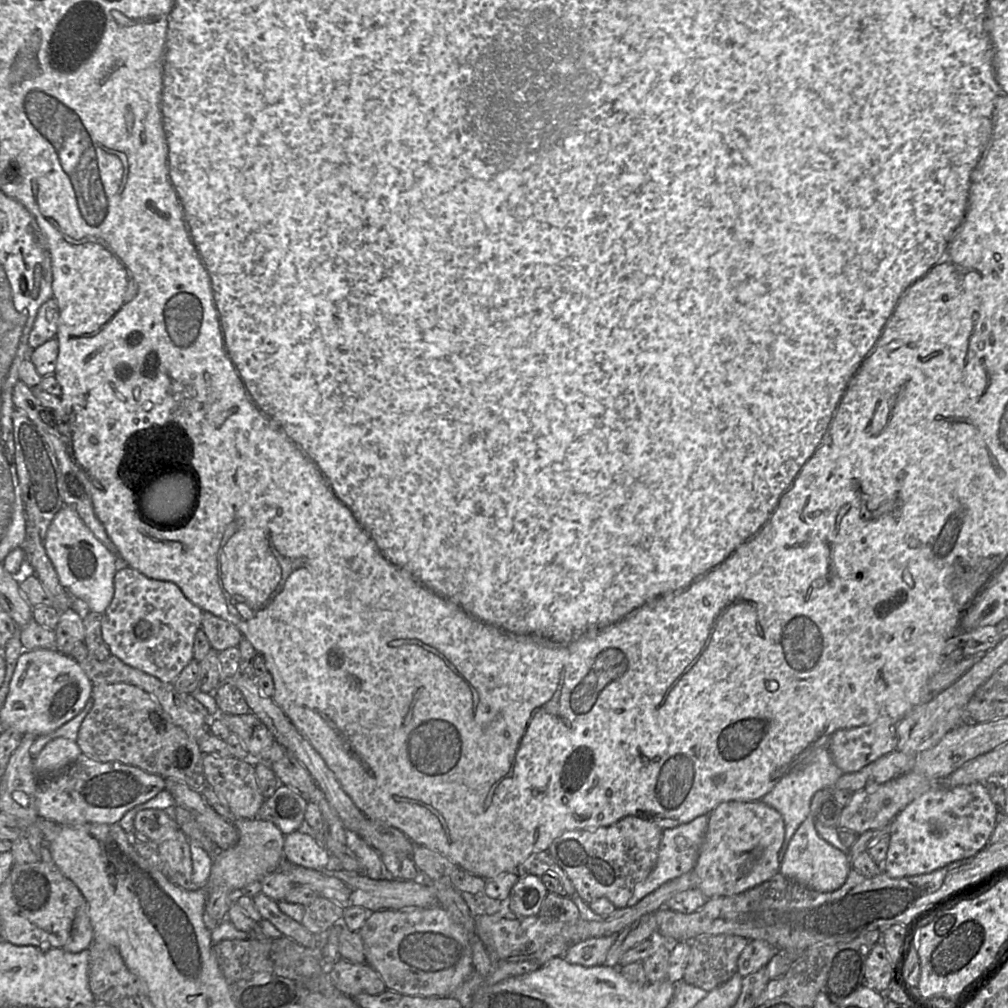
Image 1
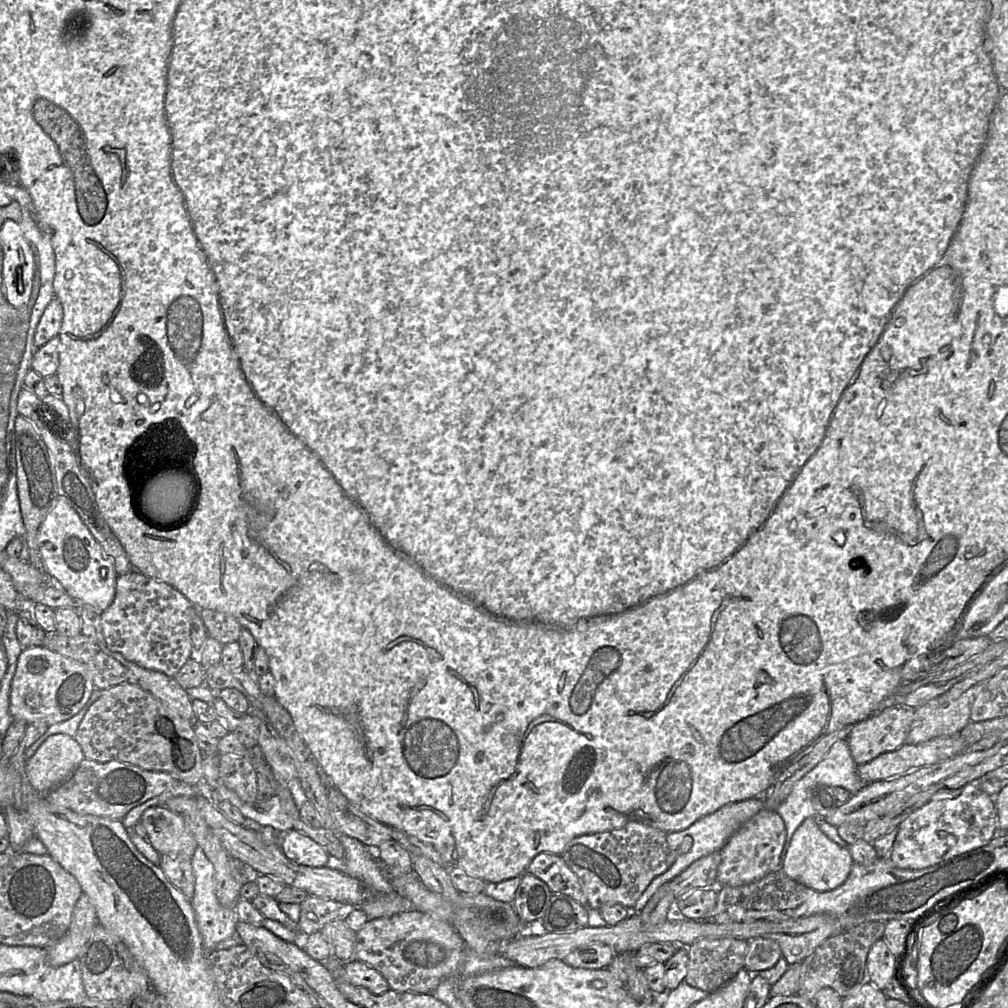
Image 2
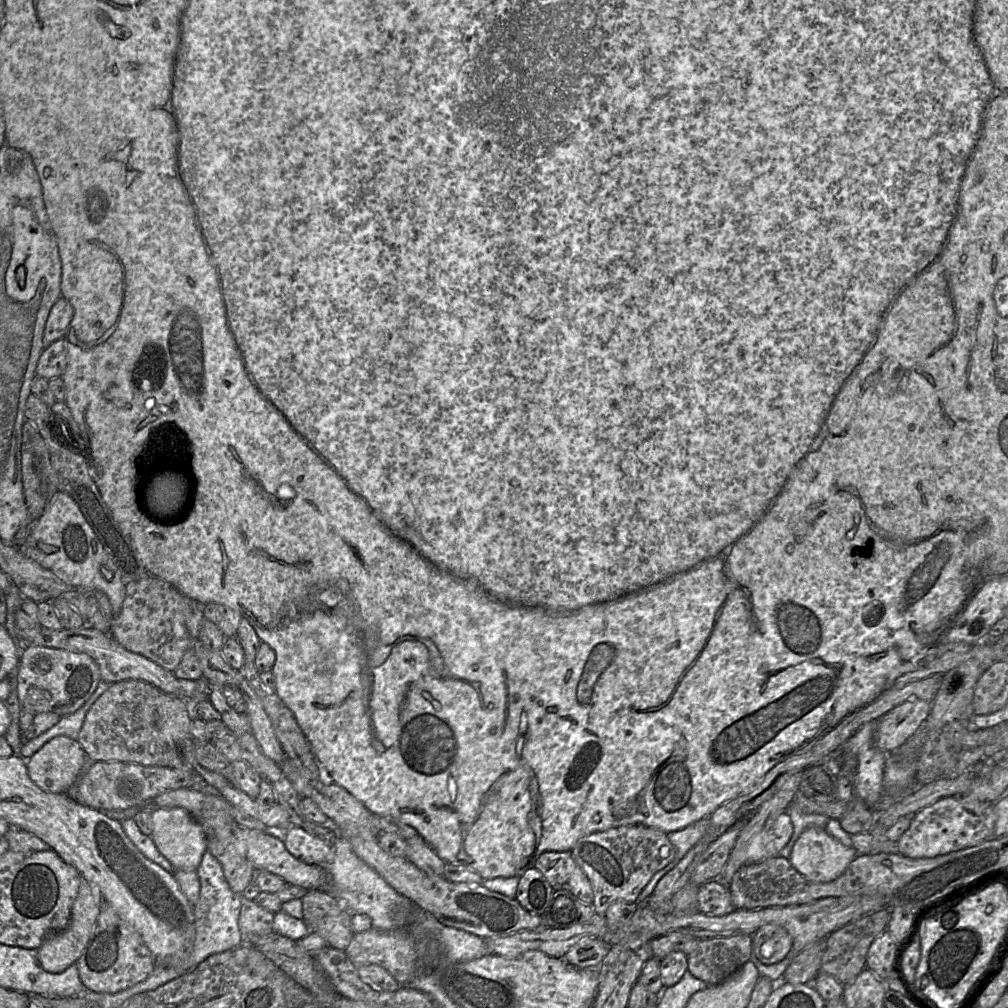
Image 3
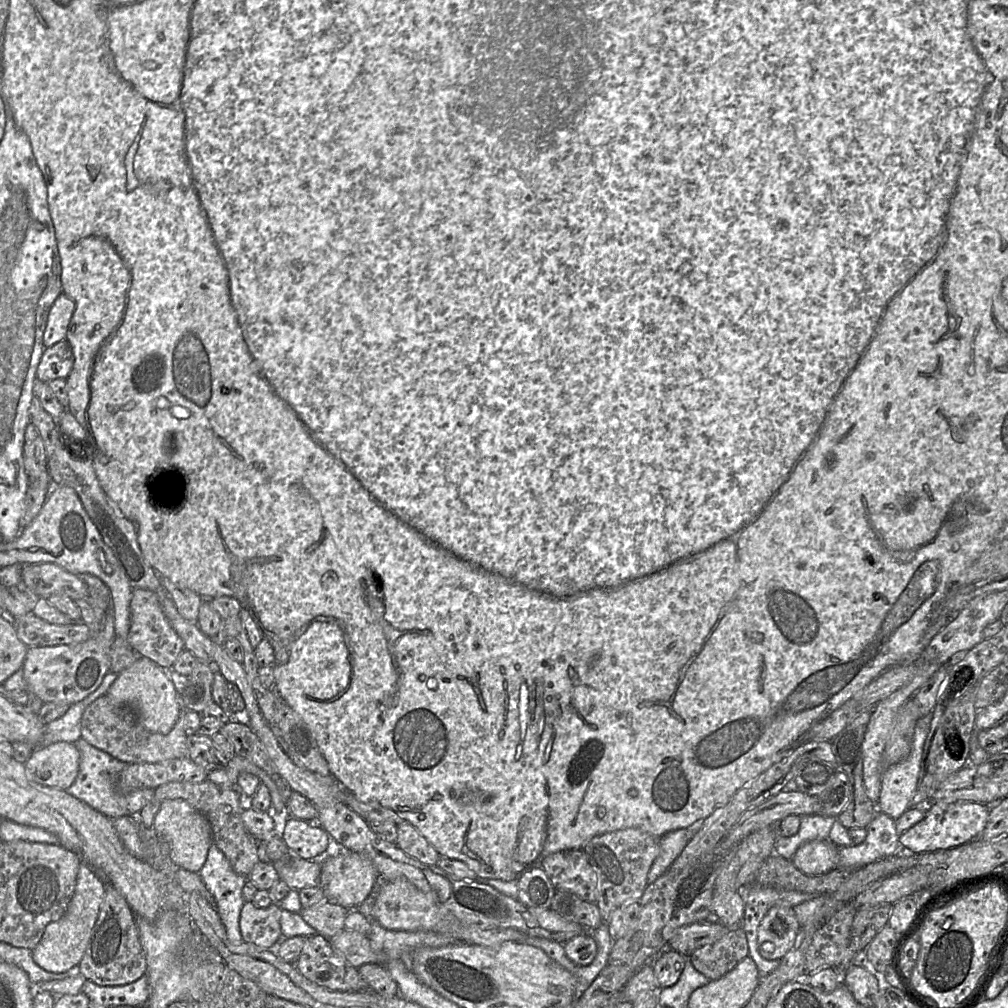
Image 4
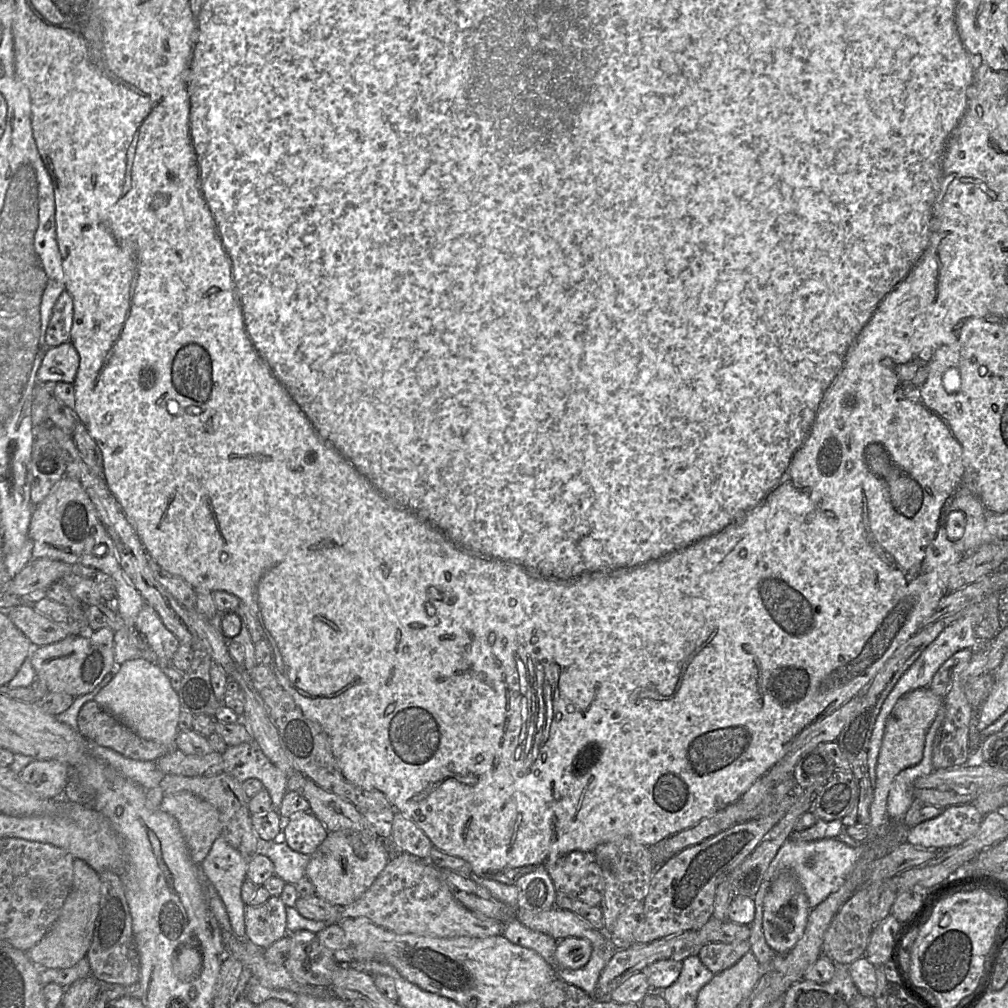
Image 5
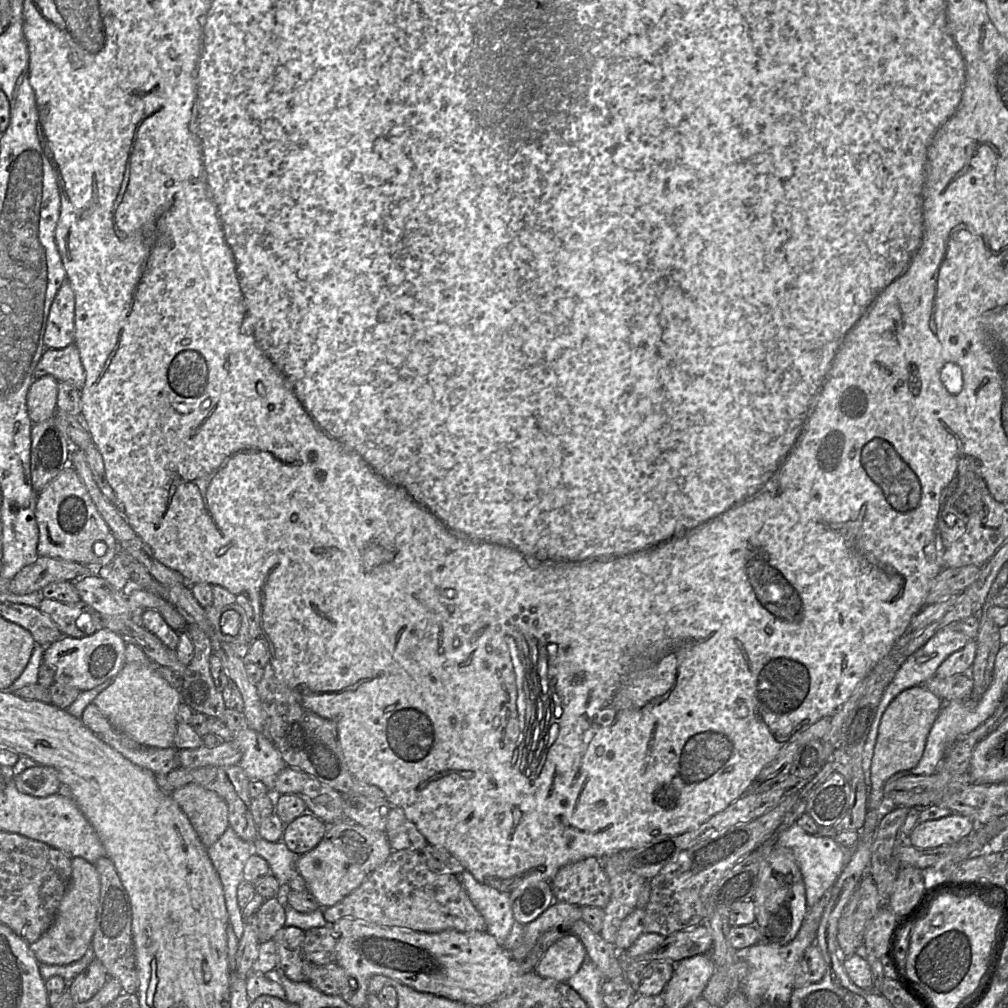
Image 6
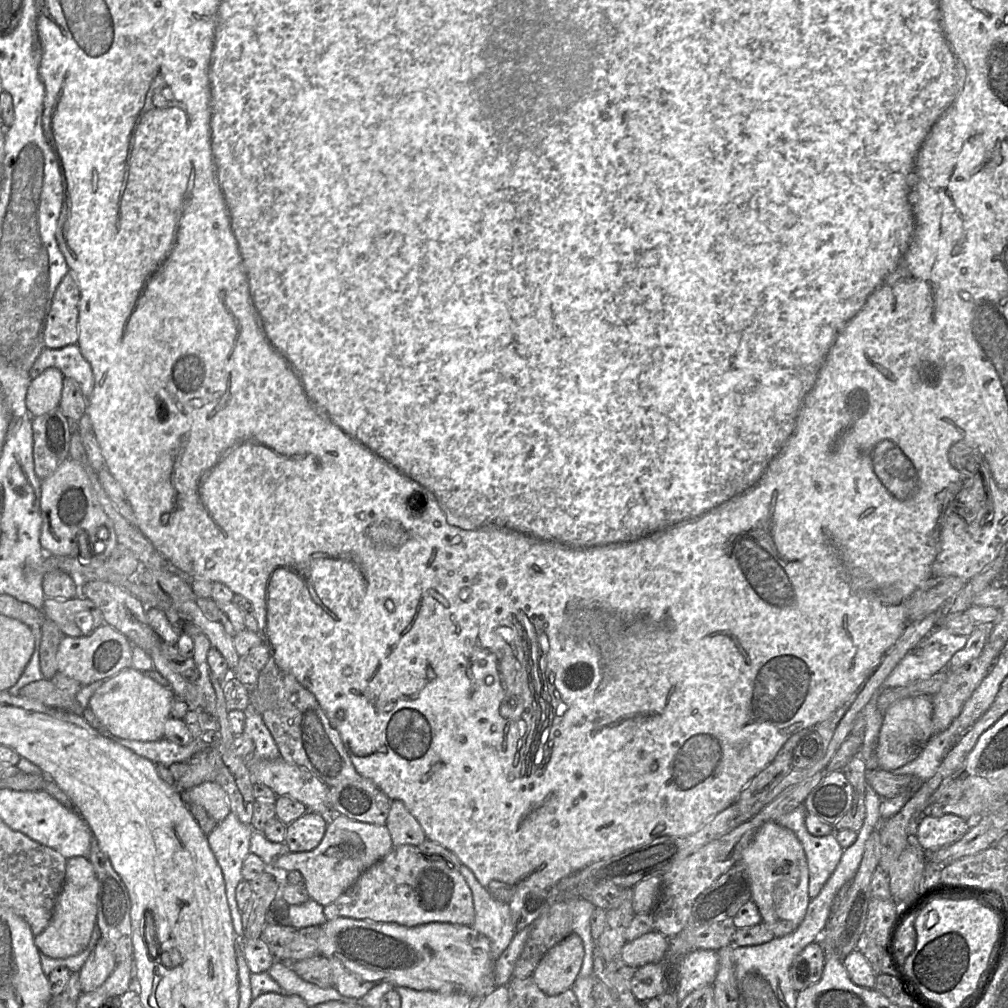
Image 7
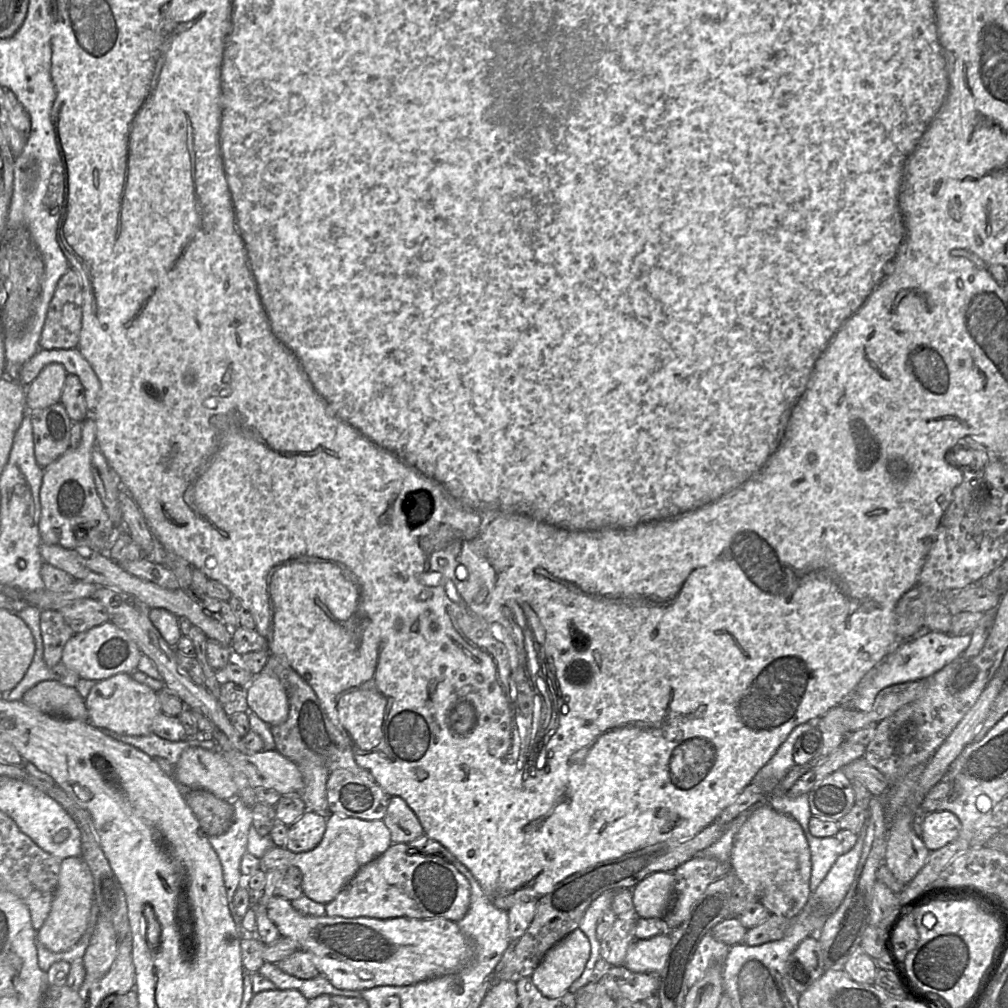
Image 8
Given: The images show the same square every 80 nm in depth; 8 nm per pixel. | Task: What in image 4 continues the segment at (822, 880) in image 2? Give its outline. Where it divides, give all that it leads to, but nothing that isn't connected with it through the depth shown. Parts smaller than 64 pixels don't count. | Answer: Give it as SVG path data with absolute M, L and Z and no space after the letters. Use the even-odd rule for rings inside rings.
M829 839L808 841L797 849L791 861L805 874L826 874L838 867L839 847Z

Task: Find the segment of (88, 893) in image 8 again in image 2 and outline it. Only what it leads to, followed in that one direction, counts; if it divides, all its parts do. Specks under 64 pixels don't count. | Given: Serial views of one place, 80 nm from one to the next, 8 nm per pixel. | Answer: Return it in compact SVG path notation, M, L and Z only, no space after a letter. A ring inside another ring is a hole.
M82 893L74 907L67 933L48 948L49 964L53 967L60 967L77 959L92 936L97 923L95 908L88 895Z

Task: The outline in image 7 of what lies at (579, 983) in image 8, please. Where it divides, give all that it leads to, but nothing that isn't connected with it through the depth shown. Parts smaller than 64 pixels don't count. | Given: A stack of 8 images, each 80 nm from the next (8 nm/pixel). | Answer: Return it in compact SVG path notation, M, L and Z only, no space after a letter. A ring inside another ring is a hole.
M584 899L569 901L569 910L572 914L572 933L577 934L584 946L584 958L578 977L593 975L593 953L596 941L591 935L590 917L595 906Z

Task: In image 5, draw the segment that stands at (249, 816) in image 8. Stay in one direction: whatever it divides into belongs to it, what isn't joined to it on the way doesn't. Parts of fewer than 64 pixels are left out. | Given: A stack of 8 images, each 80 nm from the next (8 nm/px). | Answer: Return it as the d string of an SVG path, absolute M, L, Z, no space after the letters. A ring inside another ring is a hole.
M219 836L207 857L199 865L210 885L221 898L228 914L232 931L239 939L246 938L241 887L246 880L250 860Z

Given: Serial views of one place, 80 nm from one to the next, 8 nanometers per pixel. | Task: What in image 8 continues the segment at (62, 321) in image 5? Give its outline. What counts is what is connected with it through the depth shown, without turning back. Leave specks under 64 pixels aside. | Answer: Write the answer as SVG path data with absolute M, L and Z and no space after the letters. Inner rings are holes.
M70 268L58 281L40 336L40 348L77 348L82 328L83 291L79 275Z

